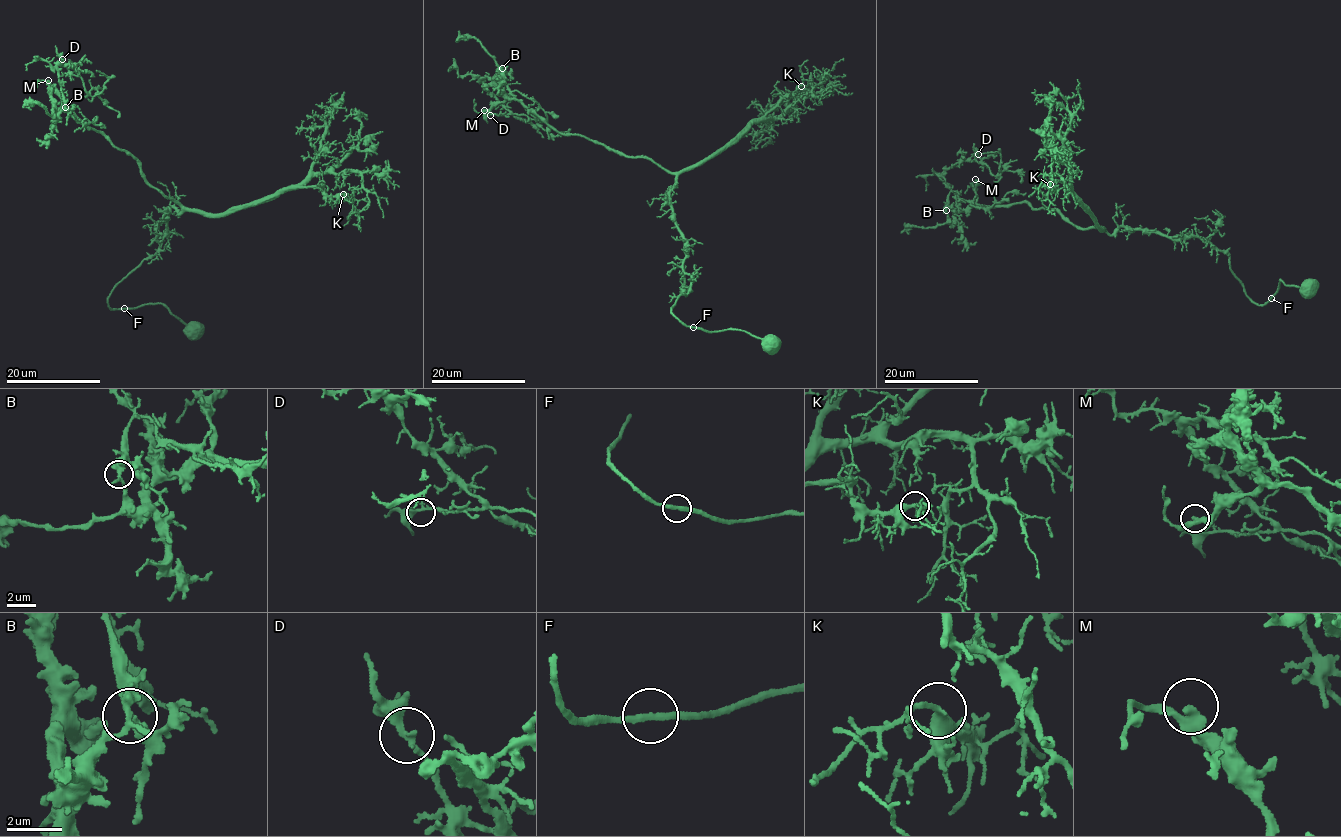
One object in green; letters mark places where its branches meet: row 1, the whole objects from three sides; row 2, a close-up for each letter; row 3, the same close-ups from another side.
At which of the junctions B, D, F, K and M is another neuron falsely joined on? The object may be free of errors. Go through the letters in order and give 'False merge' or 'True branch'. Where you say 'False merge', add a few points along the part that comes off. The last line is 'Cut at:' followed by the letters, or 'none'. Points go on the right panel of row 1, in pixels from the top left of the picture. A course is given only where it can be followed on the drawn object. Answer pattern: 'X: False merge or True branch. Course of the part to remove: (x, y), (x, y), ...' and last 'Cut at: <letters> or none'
B: False merge. Course of the part to remove: (945, 210), (950, 187), (944, 172), (951, 167), (975, 159), (995, 176), (1001, 173), (999, 154), (981, 155)
D: True branch
F: True branch
K: True branch
M: True branch
Cut at: B

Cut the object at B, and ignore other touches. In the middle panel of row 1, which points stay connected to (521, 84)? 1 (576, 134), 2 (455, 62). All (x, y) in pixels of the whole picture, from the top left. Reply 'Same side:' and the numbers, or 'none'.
Same side: 2

